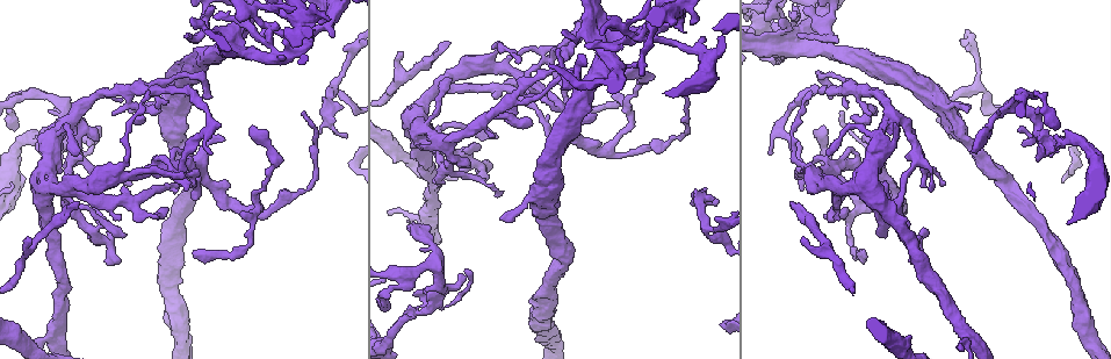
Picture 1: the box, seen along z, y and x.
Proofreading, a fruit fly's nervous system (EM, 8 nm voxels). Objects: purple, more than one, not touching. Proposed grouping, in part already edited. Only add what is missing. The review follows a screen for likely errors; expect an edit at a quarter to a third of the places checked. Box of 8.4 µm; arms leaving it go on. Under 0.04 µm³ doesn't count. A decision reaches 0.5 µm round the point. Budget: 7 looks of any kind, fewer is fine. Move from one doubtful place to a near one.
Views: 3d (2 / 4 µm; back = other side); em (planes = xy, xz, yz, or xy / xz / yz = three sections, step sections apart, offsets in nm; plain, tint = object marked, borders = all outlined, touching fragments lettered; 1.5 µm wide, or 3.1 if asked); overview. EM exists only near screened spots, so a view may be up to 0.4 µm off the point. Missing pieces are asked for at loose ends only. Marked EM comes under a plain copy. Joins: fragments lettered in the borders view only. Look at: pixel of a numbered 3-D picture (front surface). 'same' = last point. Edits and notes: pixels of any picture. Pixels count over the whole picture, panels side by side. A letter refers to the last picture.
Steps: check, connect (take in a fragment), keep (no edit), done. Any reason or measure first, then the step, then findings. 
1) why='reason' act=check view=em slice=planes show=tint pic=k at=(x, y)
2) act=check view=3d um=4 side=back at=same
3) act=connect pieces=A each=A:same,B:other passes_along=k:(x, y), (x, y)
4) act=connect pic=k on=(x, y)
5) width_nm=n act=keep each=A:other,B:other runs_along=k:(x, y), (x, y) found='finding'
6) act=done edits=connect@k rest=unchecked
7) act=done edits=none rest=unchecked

why='free end' act=check view=em slice=planes show=borders pic=1 at=(530, 123)

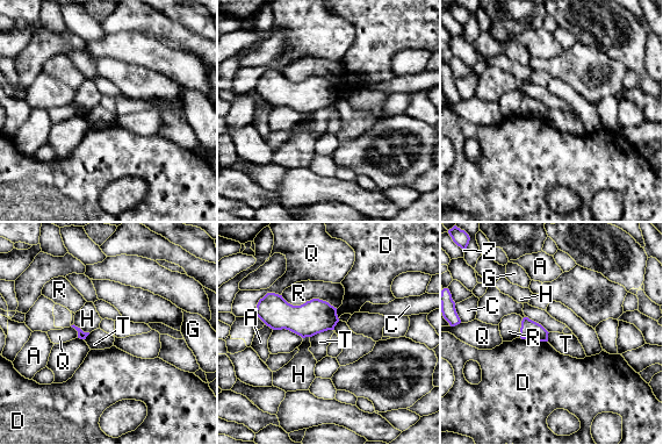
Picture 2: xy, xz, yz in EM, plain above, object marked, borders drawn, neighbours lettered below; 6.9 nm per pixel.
width_nm=140 act=keep each=A:other,C:other,D:other,G:other,H:other,Q:other,R:other,T:other,Z:other found='no lettered fragment goes on from it'

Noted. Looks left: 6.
why='free end' act=check view=3d um=4 pic=1 at=(464, 151)

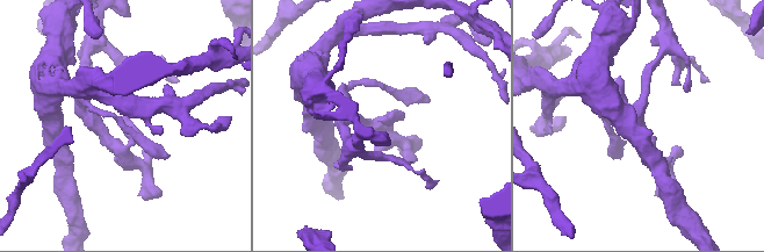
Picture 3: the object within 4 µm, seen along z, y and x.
why='shape alone is not enough' act=check view=em slice=planes show=borders pic=3 at=(382, 120)

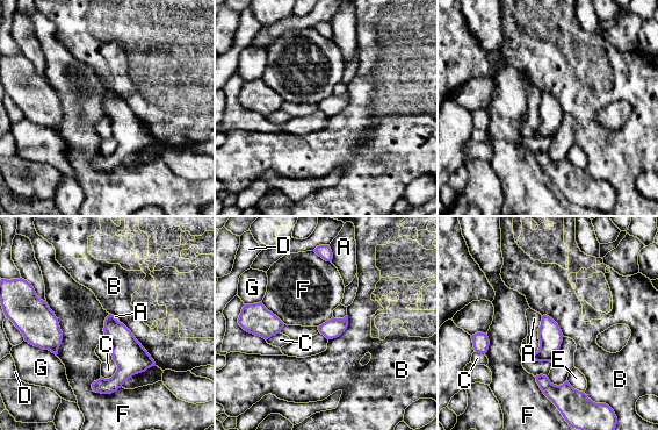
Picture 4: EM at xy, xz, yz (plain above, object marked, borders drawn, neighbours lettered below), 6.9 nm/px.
width_nm=140 act=keep each=A:other,B:other,C:other,D:other,E:other,F:other,G:other border=4:(45, 302), (62, 332), (57, 355) found='none of them fits'

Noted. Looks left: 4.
why='thin end' act=check view=em slice=planes show=borders pic=1 at=(251, 126)

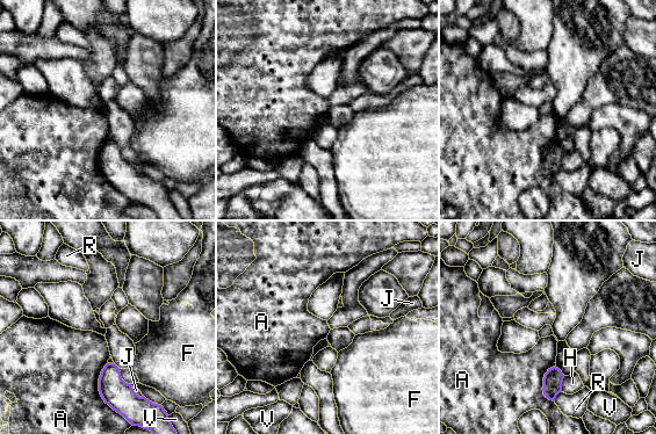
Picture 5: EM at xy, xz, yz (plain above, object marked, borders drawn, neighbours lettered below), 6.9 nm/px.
longest_contact=A:480nm act=keep each=A:other,F:other,H:other,J:other,R:other,V:other border=5:(107, 362), (99, 393), (132, 425) found='no lettered fragment goes on from it'

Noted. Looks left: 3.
act=done edits=none rest=unchecked

